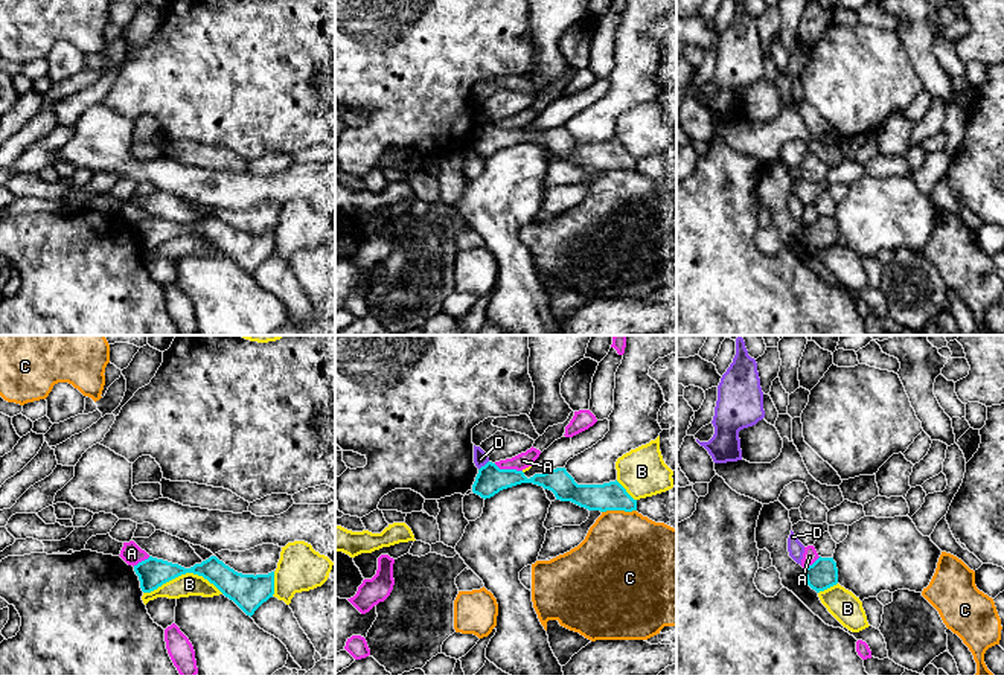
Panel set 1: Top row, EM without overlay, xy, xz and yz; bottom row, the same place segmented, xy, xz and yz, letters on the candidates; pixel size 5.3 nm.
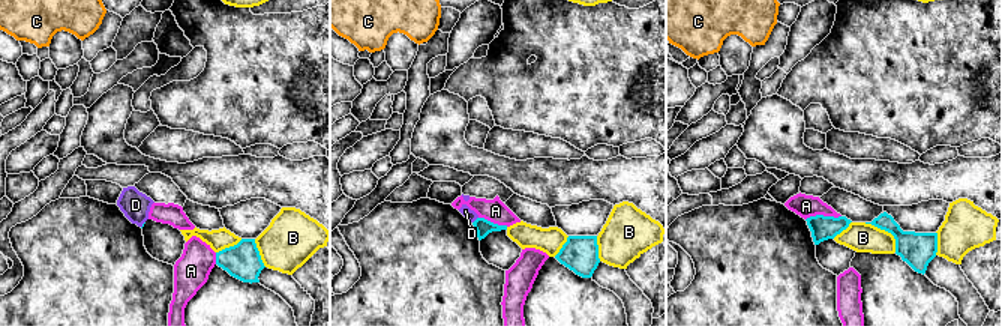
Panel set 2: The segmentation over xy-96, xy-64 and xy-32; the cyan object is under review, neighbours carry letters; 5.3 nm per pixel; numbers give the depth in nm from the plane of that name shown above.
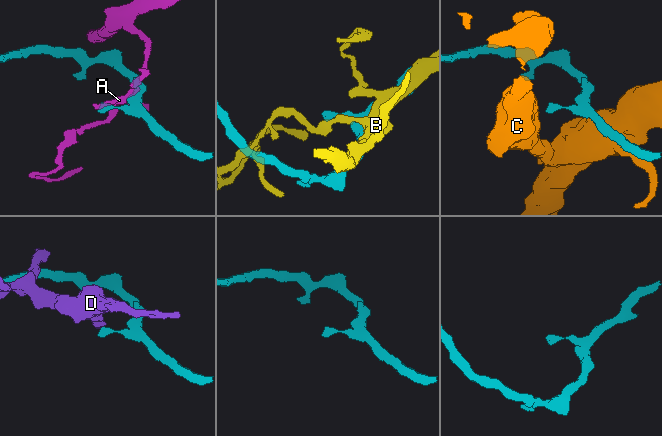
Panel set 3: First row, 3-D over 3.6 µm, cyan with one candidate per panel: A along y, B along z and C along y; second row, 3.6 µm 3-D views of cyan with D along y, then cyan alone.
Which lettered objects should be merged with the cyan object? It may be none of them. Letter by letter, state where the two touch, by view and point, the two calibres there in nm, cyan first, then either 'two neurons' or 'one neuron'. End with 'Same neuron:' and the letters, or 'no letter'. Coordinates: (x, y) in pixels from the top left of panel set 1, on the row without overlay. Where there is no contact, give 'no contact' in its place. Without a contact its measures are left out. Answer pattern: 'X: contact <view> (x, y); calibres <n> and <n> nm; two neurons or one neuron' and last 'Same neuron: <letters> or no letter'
A: contact xz (508, 128); calibres 150 and 90 nm; two neurons
B: contact xy (183, 232); calibres 160 and 120 nm; two neurons
C: contact xz (619, 168); calibres 150 and 460 nm; two neurons
D: contact xz (485, 124); calibres 150 and 80 nm; two neurons
Same neuron: no letter

